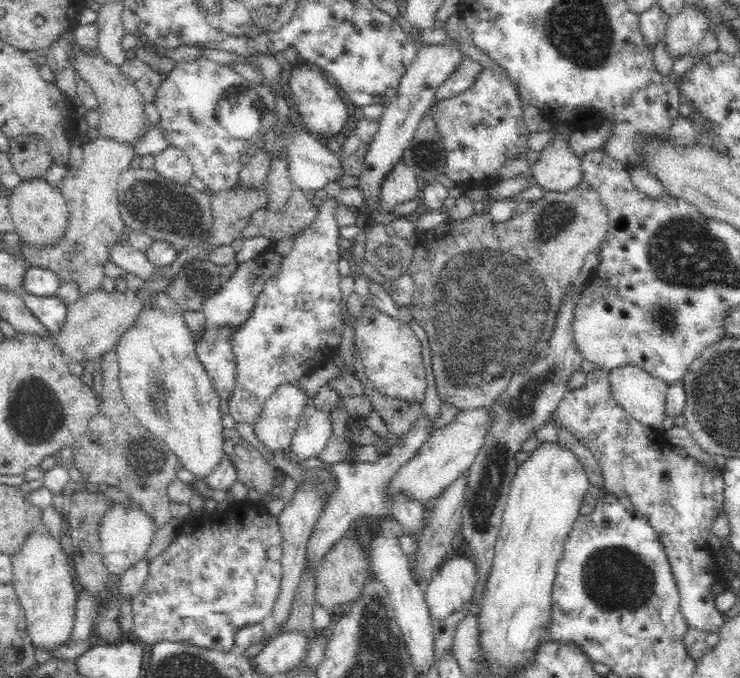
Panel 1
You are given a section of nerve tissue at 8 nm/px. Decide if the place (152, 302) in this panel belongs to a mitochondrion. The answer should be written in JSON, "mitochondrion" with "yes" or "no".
{"mitochondrion":"no"}

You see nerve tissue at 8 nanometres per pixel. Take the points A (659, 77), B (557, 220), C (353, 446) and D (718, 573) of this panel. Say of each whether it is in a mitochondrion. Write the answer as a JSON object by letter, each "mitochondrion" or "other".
{"A":"other","B":"mitochondrion","C":"other","D":"other"}

